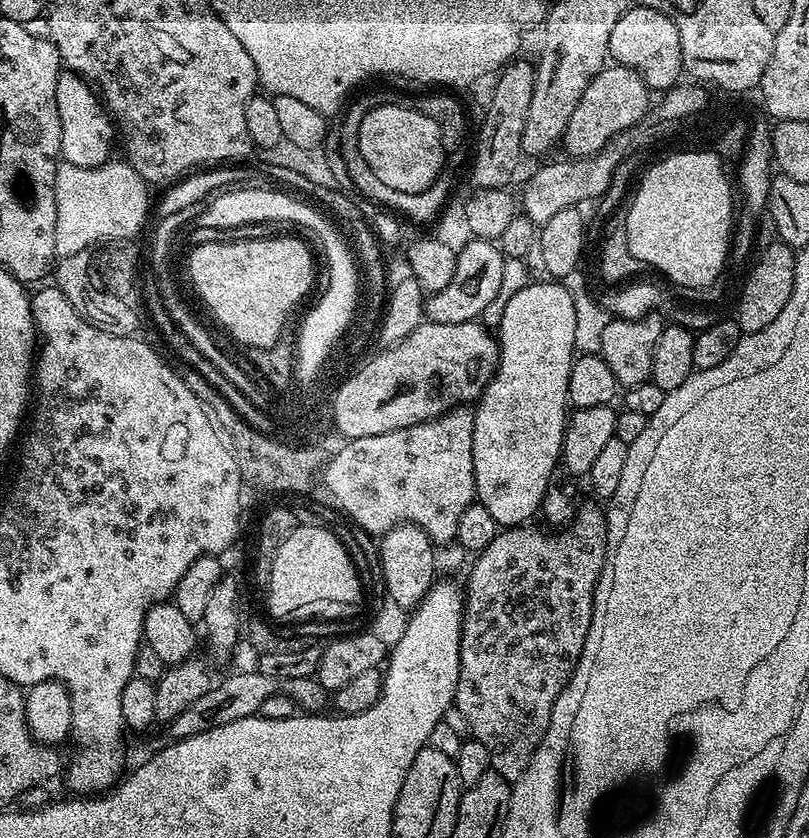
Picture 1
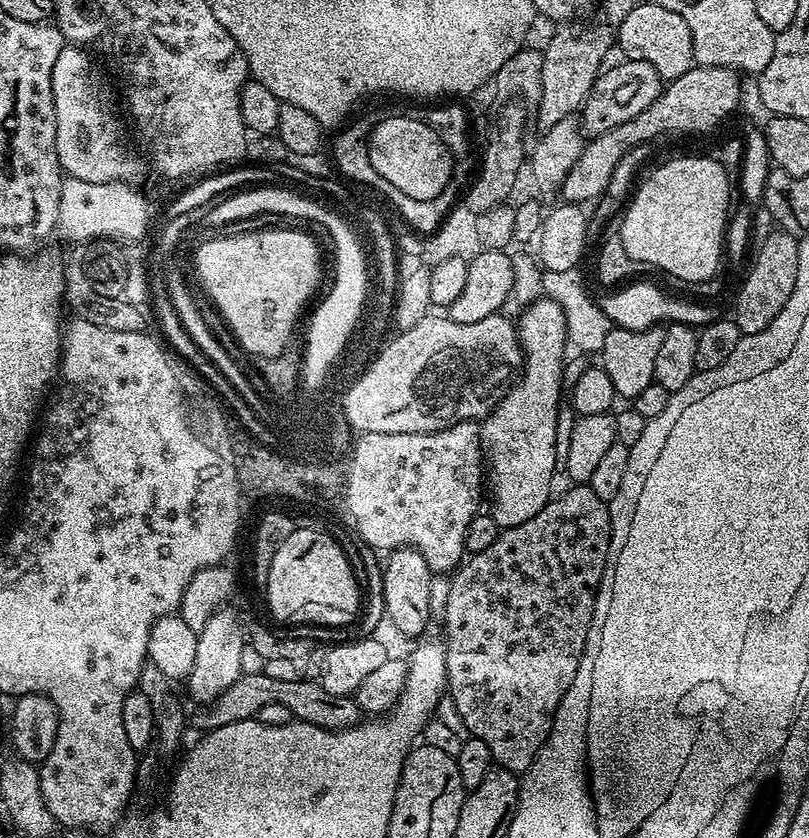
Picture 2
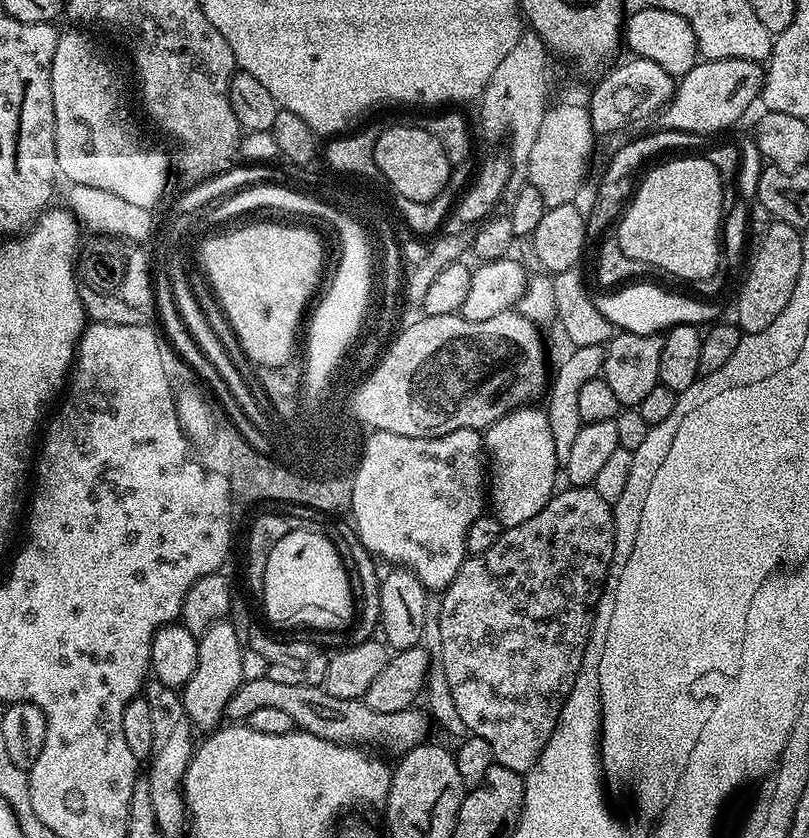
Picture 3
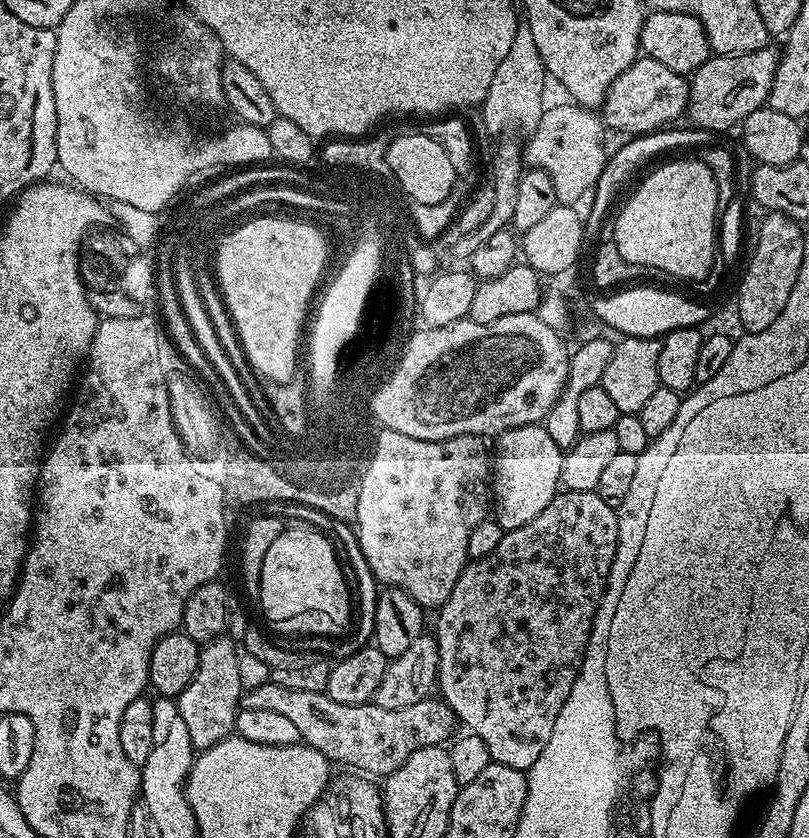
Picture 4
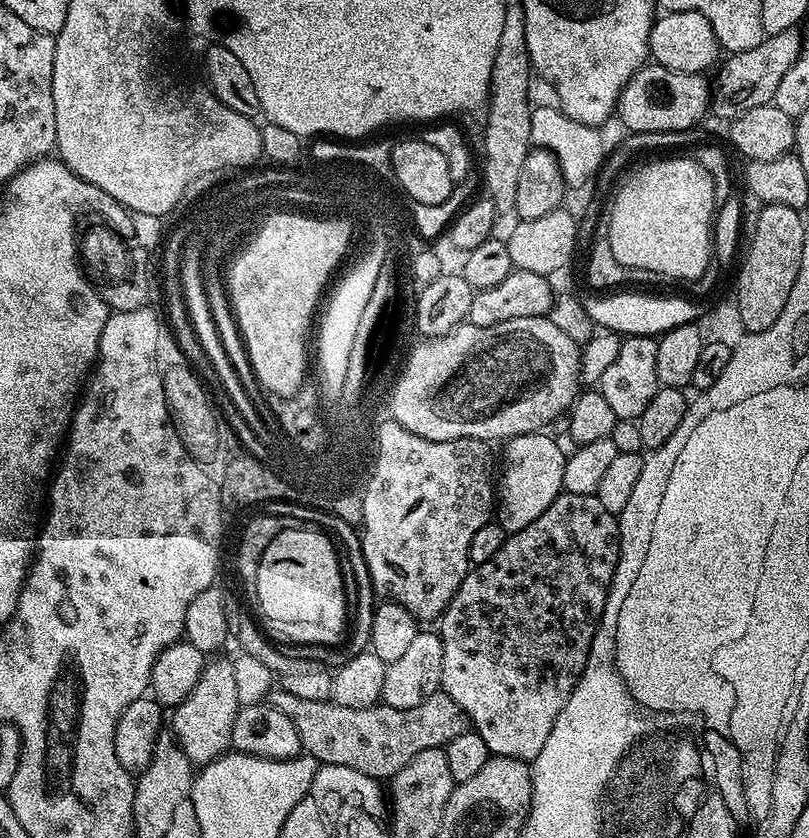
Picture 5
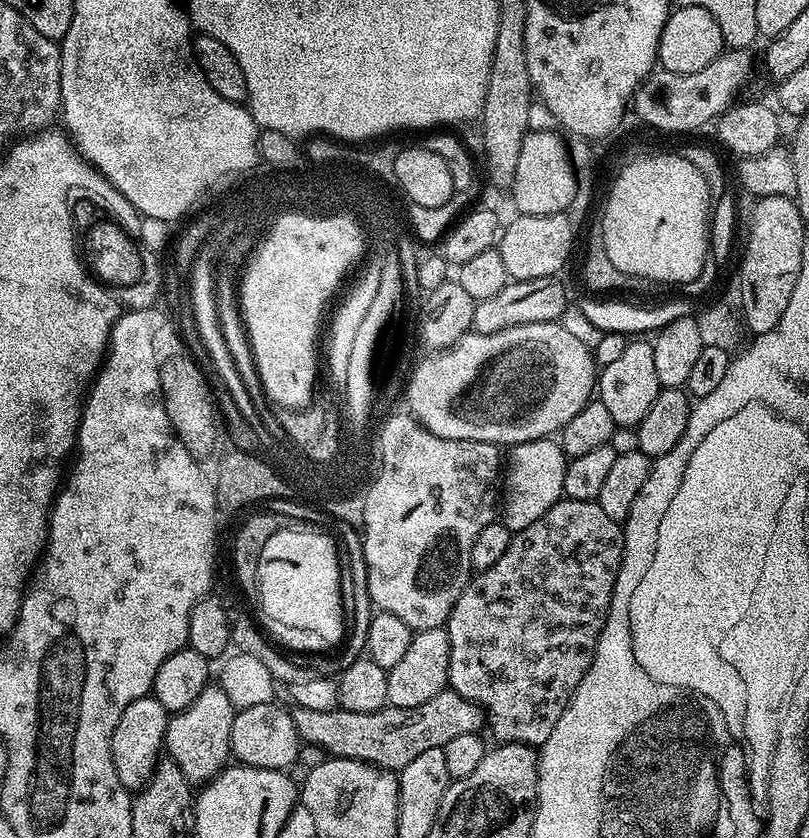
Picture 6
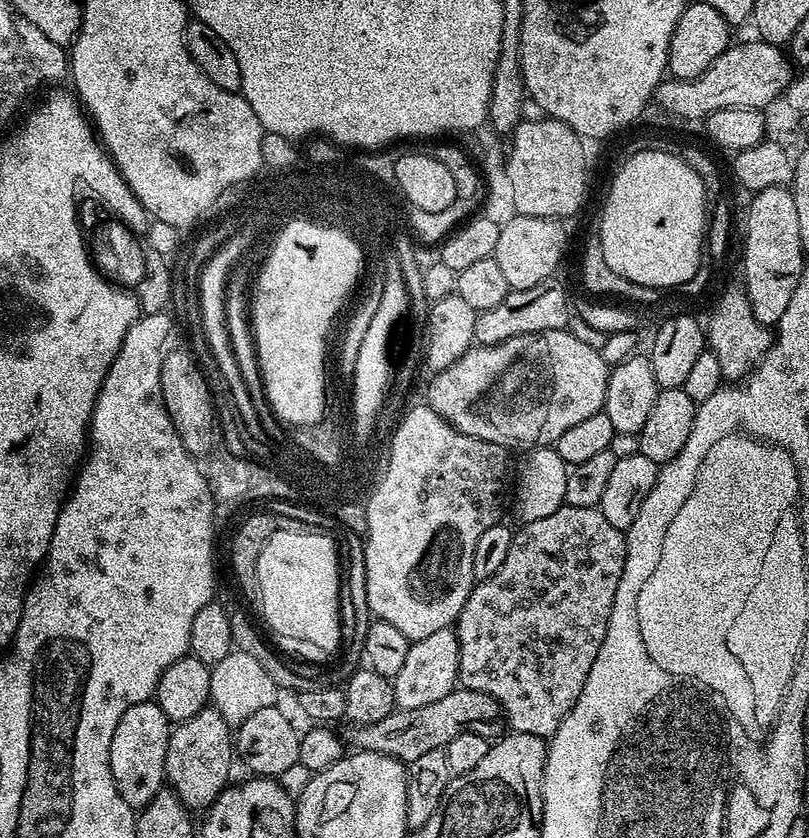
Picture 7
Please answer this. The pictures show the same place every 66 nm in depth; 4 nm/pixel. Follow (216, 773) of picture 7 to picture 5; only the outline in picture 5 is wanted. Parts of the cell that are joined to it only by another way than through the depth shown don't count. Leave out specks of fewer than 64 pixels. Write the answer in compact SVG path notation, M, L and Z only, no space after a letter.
M212 658L205 663L202 670L202 678L198 678L198 686L194 686L194 690L190 690L190 698L186 698L175 708L171 709L172 725L170 731L176 737L177 744L186 754L186 758L194 766L203 766L209 764L218 756L223 756L229 751L232 742L232 727L234 726L234 718L240 713L241 704L238 702L238 690L234 683L234 666L232 660L216 660L220 658Z

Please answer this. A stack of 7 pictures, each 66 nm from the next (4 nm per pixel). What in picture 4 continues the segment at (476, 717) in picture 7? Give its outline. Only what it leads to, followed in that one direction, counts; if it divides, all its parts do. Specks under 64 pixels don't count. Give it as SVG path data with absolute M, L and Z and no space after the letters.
M269 682L247 689L242 704L250 710L283 714L298 729L303 743L318 750L329 762L345 764L348 770L369 777L387 778L402 766L402 762L406 762L406 758L410 758L410 754L414 754L414 750L447 745L458 732L454 710L440 698L414 702L414 706L402 706L402 710L382 710L375 702L342 706L342 702L334 702L327 692L290 690Z

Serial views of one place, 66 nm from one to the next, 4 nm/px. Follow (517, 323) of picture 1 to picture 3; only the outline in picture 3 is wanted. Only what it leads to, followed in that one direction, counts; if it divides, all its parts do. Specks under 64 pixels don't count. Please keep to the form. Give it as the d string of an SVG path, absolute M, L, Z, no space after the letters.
M521 406L515 408L512 412L507 412L507 414L505 414L502 418L498 418L498 422L494 422L483 433L486 464L490 469L490 512L491 515L498 518L498 522L502 527L504 527L504 529L513 528L522 522L527 522L530 518L534 518L534 514L538 514L538 510L542 510L542 506L546 506L546 502L551 498L551 496L553 496L558 488L558 485L556 485L556 472L558 476L558 465L556 463L553 435L550 434L550 425L547 421L547 414L543 407L532 407L536 406Z

